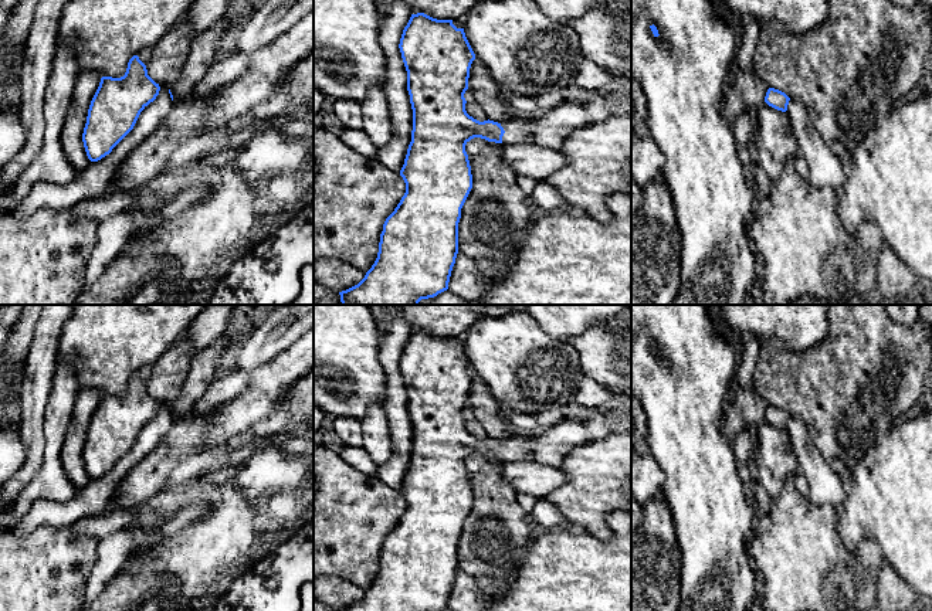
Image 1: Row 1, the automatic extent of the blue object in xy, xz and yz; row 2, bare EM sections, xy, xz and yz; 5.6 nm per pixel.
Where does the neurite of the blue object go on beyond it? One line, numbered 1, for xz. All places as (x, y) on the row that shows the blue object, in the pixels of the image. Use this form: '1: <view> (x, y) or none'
1: xz (517, 128)

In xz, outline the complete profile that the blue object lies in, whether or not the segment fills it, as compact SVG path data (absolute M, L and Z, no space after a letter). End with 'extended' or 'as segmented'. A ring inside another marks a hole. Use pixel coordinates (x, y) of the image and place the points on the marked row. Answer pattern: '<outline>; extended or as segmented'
M424 13L411 14L403 30L399 48L407 71L407 91L413 109L411 142L400 170L406 193L383 224L377 258L372 268L357 285L339 292L342 305L418 305L421 299L434 298L447 291L458 254L461 208L472 189L465 145L474 138L502 145L531 143L532 140L532 118L512 113L505 123L498 123L489 119L479 122L467 113L464 94L468 89L470 68L475 54L464 28L457 28L453 20L437 20Z; extended

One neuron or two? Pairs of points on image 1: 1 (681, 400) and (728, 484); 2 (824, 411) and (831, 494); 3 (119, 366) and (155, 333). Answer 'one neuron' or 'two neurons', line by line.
1: one neuron
2: two neurons
3: one neuron

